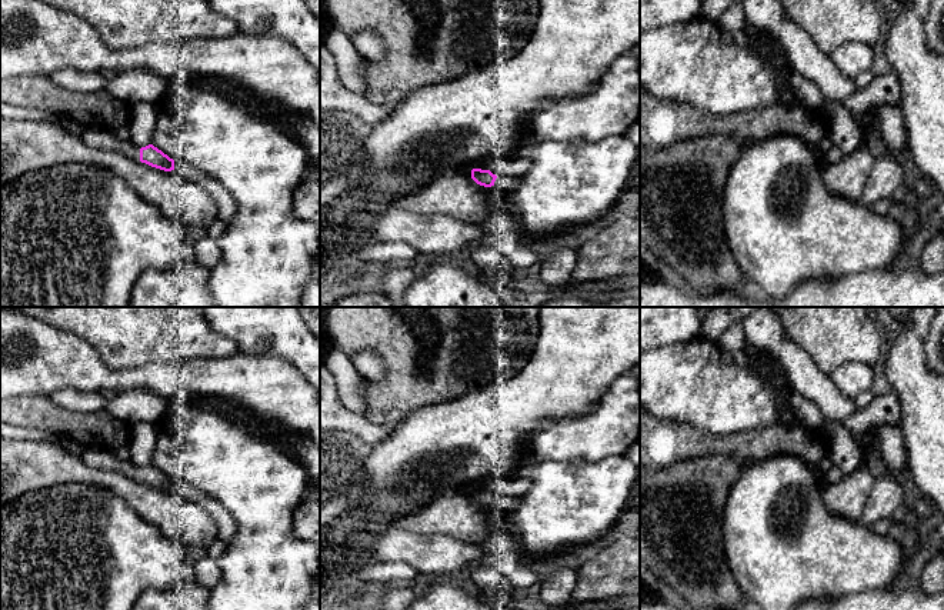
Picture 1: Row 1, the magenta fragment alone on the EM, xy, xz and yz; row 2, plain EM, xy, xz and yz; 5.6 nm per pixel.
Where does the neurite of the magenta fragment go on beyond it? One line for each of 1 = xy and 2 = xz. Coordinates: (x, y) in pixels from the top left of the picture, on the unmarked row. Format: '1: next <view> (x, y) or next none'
1: next xy (222, 517)
2: next xz (504, 503)

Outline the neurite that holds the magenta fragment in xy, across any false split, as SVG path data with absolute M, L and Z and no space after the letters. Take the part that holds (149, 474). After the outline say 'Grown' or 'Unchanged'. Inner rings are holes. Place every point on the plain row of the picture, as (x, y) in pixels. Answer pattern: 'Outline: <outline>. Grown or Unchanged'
Outline: M86 449L79 457L90 467L116 471L164 491L179 491L186 500L201 507L214 520L221 541L226 544L233 541L236 536L236 521L231 514L220 501L209 497L196 487L191 487L184 481L174 481L153 464L140 469L129 461L121 461L111 451Z. Grown

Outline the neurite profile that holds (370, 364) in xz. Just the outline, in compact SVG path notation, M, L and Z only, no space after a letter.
M364 350L350 357L356 370L368 381L378 381L386 376L386 363L378 351Z

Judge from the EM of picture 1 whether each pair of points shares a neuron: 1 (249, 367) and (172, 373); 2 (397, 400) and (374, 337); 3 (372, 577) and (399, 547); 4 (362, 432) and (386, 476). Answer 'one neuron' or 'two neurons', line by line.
1: one neuron
2: one neuron
3: two neurons
4: two neurons

